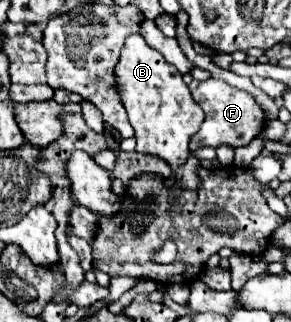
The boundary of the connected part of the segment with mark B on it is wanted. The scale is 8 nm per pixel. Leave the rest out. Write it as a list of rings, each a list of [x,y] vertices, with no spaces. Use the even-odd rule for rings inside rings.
[[[136,34],[126,38],[120,62],[116,64],[116,78],[128,120],[136,130],[136,152],[162,158],[178,178],[178,168],[186,164],[192,154],[190,138],[200,130],[200,122],[204,122],[204,112],[192,100],[182,74]]]

